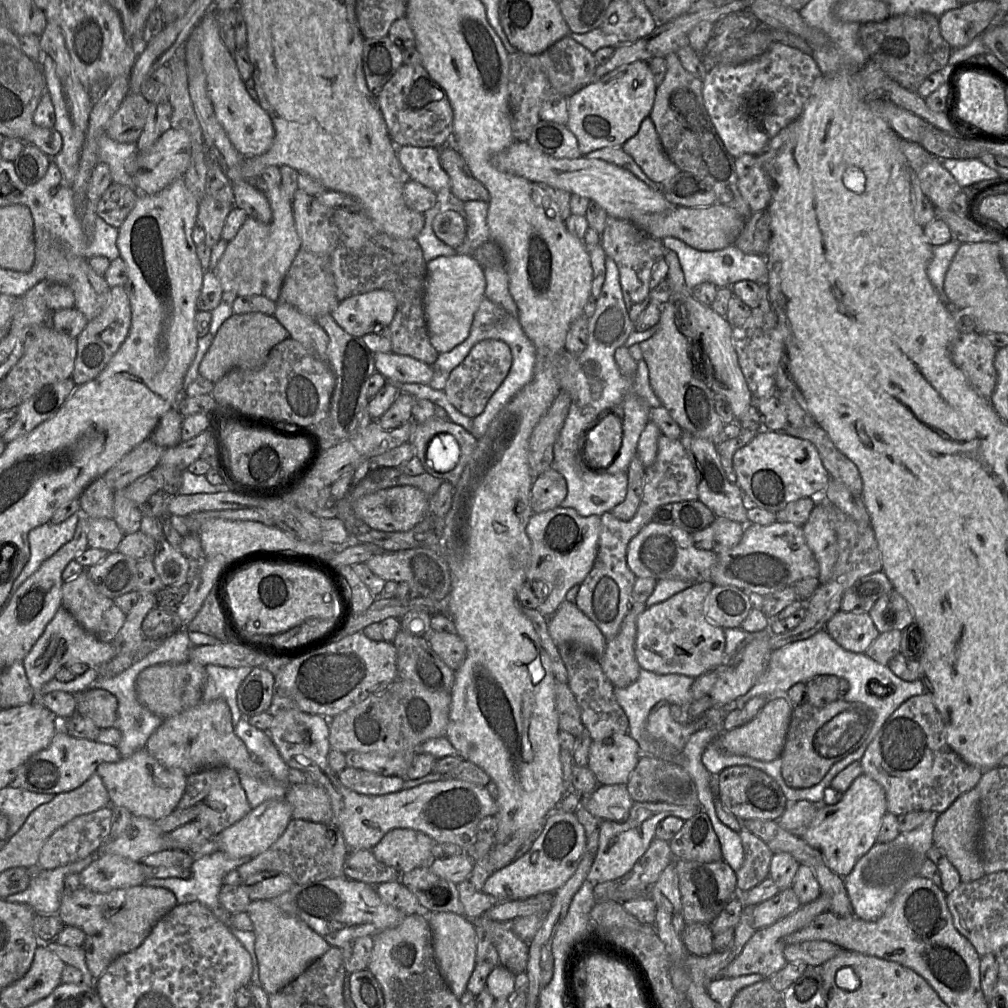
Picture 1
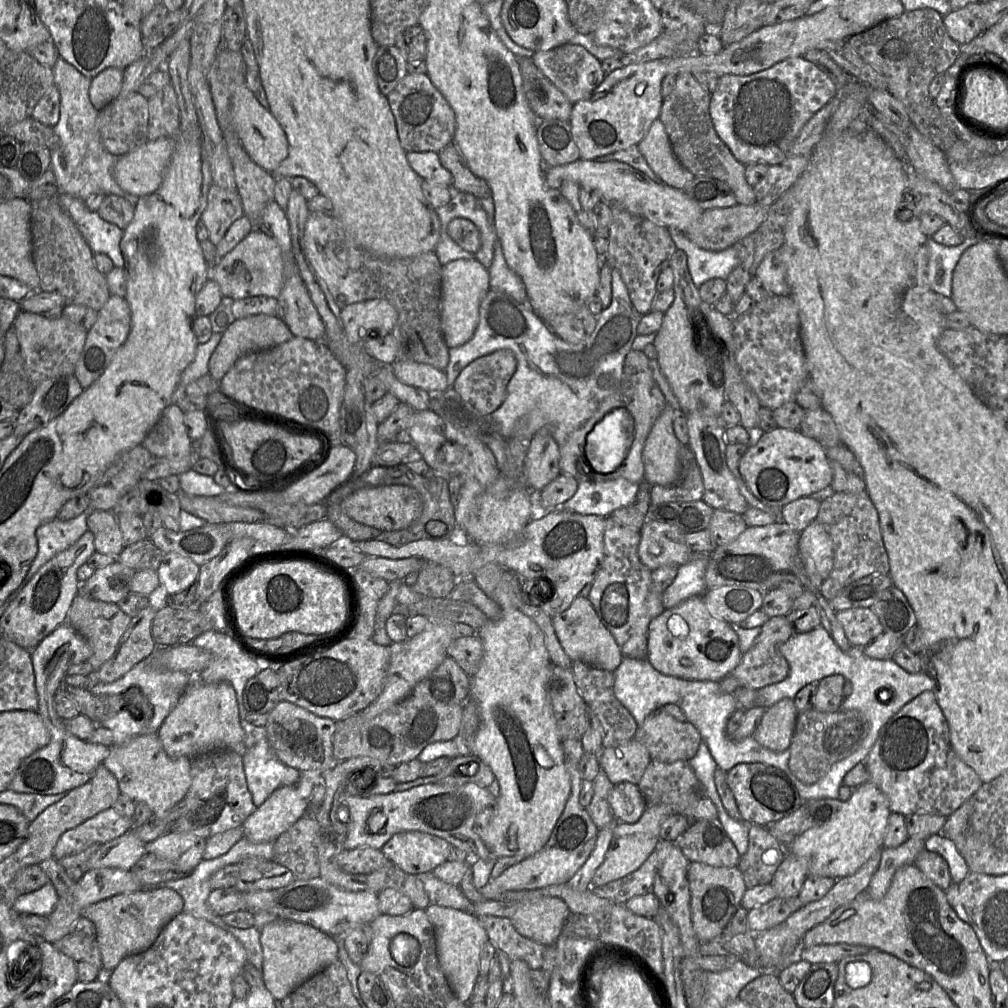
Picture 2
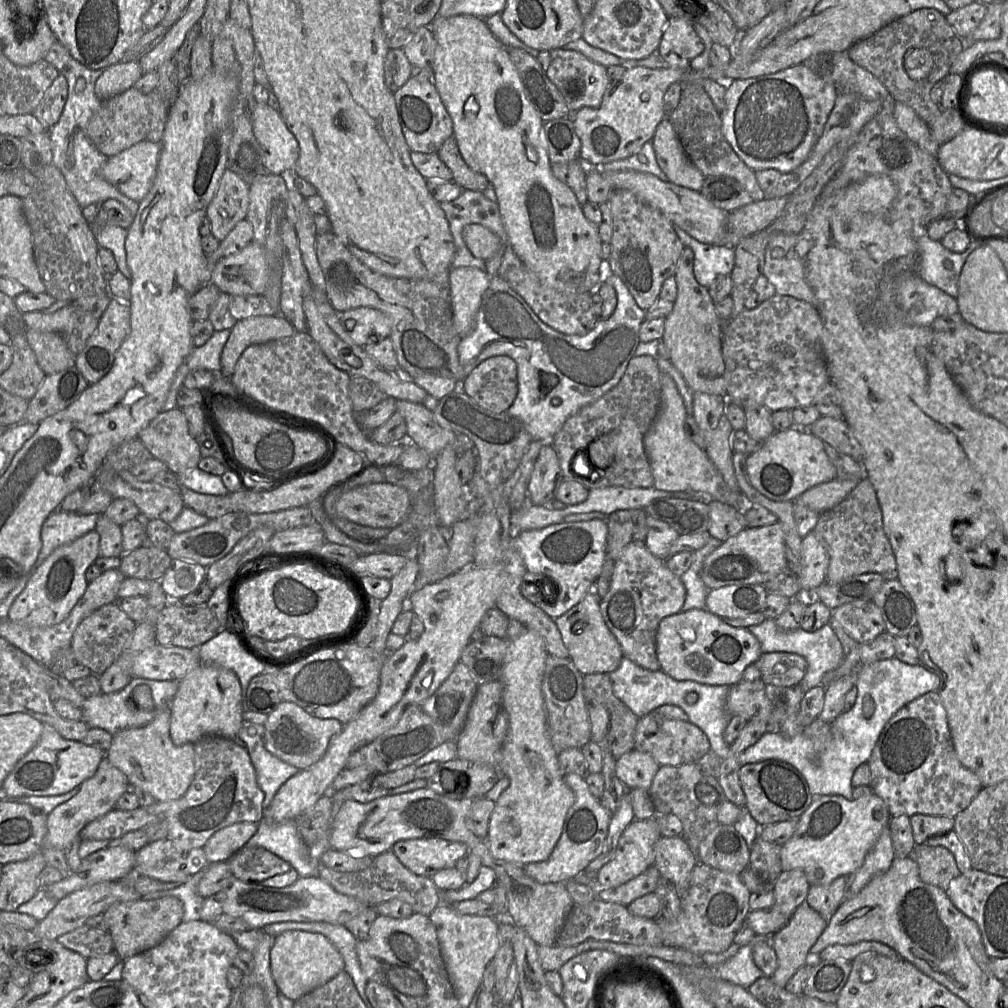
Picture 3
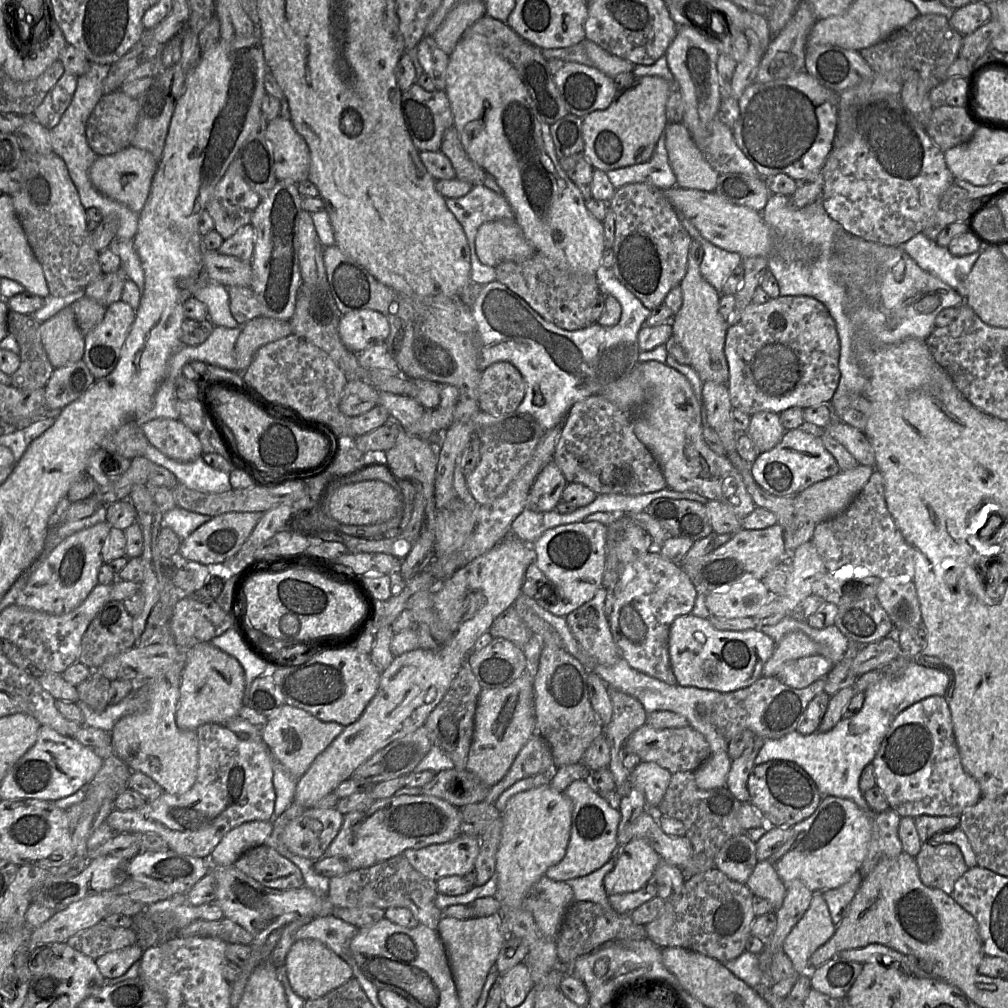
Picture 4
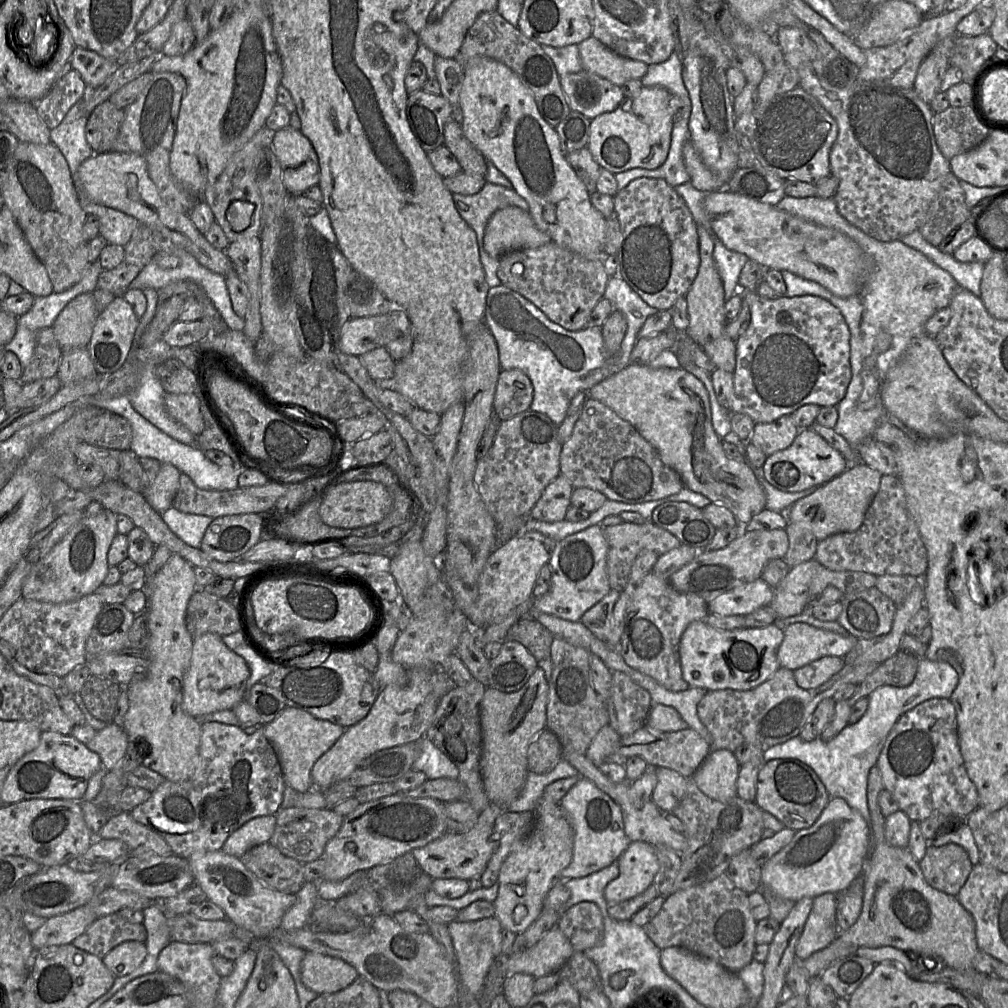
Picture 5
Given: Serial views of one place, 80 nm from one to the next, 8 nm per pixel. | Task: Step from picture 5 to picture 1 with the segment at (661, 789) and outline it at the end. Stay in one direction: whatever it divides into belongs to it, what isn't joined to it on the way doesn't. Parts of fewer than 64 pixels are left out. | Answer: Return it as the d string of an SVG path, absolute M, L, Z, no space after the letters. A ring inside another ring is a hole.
M616 733L602 741L593 741L588 755L587 767L593 772L598 785L624 784L629 780L641 756L638 742L629 734Z

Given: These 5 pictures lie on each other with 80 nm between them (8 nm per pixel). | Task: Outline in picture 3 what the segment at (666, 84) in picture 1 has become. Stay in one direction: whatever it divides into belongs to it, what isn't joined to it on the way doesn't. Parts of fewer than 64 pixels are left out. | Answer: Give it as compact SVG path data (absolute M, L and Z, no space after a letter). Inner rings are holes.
M698 82L682 84L678 106L667 115L689 160L708 176L728 176L736 179L754 201L764 199L763 190L757 182L755 171L749 168L735 153L722 133L722 120L709 94Z

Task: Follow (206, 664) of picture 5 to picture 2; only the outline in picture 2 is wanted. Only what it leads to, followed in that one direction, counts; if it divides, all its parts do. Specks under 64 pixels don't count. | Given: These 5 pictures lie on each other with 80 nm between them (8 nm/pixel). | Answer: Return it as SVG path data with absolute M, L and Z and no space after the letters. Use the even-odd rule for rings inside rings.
M194 679L159 727L157 735L171 758L186 756L194 759L203 754L226 750L243 756L246 751L236 693L228 682L205 684Z

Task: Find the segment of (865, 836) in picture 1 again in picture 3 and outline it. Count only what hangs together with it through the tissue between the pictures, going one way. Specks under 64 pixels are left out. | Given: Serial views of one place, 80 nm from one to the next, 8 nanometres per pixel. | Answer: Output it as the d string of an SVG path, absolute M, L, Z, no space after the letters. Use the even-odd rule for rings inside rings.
M875 793L857 799L815 796L799 817L793 836L780 848L782 871L803 871L809 885L827 885L838 877L849 876L863 864L890 818L886 804Z

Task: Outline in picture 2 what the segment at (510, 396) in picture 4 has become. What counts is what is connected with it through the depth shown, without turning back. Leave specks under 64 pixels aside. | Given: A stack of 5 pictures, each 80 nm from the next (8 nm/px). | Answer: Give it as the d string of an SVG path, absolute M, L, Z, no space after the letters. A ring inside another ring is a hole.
M507 349L494 351L468 364L456 378L453 389L481 414L492 414L504 402L507 386L516 367L517 360L512 351Z

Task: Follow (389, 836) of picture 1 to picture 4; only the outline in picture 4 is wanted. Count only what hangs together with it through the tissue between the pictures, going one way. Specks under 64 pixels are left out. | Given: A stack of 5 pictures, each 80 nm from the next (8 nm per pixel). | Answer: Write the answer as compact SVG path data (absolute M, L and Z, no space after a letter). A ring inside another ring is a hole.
M461 834L452 841L407 849L402 854L416 871L437 881L447 876L464 877L473 872L479 850L479 837Z

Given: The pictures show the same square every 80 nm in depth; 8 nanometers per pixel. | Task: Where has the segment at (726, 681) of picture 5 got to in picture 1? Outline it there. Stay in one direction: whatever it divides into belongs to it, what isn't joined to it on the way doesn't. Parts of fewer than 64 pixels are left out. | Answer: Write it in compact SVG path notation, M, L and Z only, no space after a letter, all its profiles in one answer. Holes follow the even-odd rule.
M703 580L696 582L689 588L673 595L667 600L646 607L637 617L636 620L636 634L635 634L635 656L641 669L645 669L658 674L681 674L688 677L697 678L715 668L718 668L725 663L725 635L724 629L716 626L709 621L705 615L706 597L714 584L710 580Z

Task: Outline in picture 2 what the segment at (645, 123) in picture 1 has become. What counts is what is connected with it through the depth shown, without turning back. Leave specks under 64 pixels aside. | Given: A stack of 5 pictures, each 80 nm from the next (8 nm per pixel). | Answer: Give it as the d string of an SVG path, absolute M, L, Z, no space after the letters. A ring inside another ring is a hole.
M659 119L653 121L637 148L649 167L666 185L684 189L695 178L675 156L665 126Z

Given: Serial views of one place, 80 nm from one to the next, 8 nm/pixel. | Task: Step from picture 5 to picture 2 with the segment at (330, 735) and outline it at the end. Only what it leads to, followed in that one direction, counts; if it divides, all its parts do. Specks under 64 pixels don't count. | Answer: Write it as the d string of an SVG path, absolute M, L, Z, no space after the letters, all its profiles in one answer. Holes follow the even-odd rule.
M281 701L270 713L265 726L270 747L276 757L300 773L326 772L335 763L333 735L336 722L317 716L297 705Z

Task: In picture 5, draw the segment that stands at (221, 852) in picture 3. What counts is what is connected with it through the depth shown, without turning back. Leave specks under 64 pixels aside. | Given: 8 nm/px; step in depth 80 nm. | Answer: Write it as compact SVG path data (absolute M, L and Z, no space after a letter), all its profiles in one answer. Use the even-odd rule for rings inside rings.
M276 815L251 819L227 838L222 852L240 858L249 849L270 843L276 823Z

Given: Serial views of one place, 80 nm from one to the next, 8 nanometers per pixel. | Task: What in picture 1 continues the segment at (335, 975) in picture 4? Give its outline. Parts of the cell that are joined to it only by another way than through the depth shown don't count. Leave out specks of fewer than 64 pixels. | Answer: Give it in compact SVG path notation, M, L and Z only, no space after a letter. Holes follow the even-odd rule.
M271 900L251 901L246 913L253 923L259 979L268 995L280 991L331 948L323 937L302 920L284 912Z

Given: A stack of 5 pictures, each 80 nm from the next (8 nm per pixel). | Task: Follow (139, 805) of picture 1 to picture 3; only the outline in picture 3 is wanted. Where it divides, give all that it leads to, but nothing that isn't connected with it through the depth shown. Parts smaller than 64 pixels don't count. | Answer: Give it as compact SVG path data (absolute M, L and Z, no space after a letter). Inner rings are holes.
M166 708L158 713L155 719L142 727L122 730L113 735L112 743L106 758L127 778L129 786L136 786L151 794L156 801L166 802L179 799L190 787L194 775L194 744L175 745L170 738L171 710Z

